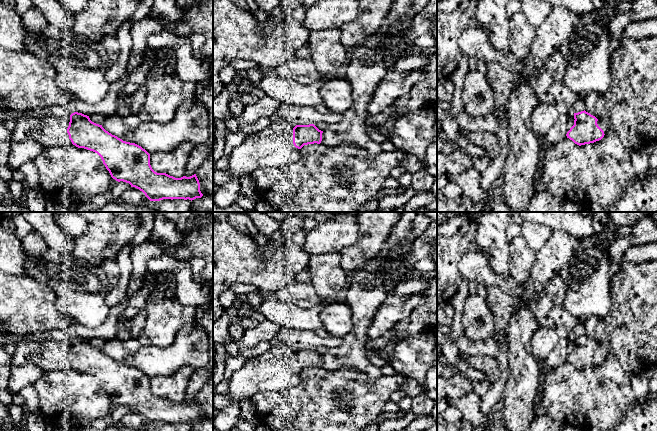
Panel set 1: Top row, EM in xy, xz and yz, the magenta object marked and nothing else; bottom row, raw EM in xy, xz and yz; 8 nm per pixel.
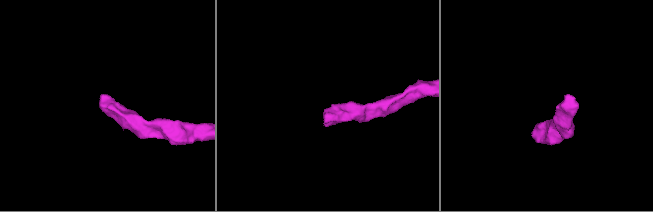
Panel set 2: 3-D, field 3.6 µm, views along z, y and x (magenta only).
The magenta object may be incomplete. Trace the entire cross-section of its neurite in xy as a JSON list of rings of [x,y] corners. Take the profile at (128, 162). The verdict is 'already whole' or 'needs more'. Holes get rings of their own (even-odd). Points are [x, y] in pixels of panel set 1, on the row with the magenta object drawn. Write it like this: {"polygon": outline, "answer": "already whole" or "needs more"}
{"polygon": [[[61,112],[58,115],[41,116],[41,127],[38,130],[32,130],[31,138],[43,148],[73,144],[78,148],[97,153],[113,179],[129,183],[131,187],[142,191],[150,201],[163,199],[192,201],[203,196],[196,174],[190,177],[175,178],[166,173],[155,172],[150,165],[150,154],[145,149],[112,135],[102,125],[92,122],[89,116],[82,113],[74,112],[69,115]]], "answer": "needs more"}

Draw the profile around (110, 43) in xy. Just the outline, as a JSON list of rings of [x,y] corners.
[[[116,35],[106,36],[100,43],[104,46],[110,62],[114,64],[120,55],[120,46]]]

